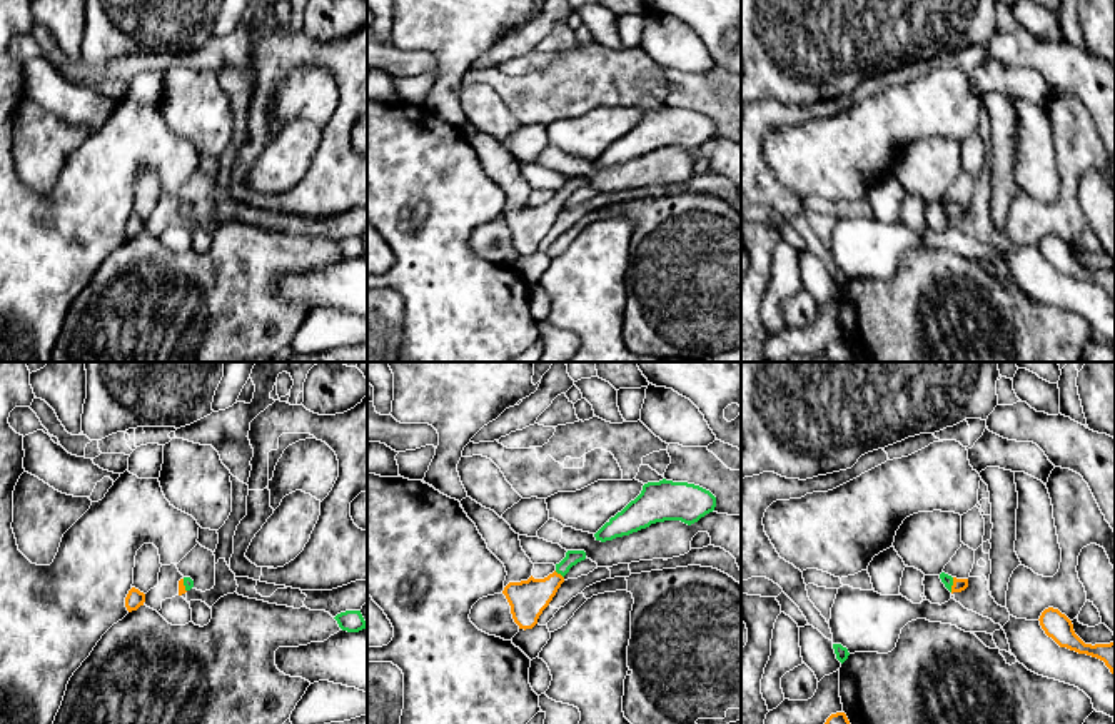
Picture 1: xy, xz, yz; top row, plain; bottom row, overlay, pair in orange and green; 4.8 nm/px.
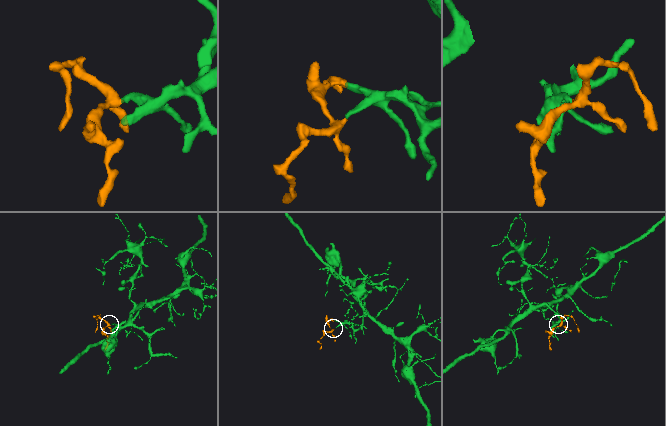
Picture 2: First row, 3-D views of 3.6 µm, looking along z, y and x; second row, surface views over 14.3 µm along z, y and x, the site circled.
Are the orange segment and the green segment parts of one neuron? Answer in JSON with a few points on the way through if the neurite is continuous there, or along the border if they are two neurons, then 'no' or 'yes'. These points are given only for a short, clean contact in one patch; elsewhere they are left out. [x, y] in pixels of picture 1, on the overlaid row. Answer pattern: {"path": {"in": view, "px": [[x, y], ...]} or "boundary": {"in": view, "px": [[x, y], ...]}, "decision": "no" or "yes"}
{"path": {"in": "xz", "px": [[528, 599], [543, 591], [560, 574], [573, 558]]}, "decision": "yes"}

